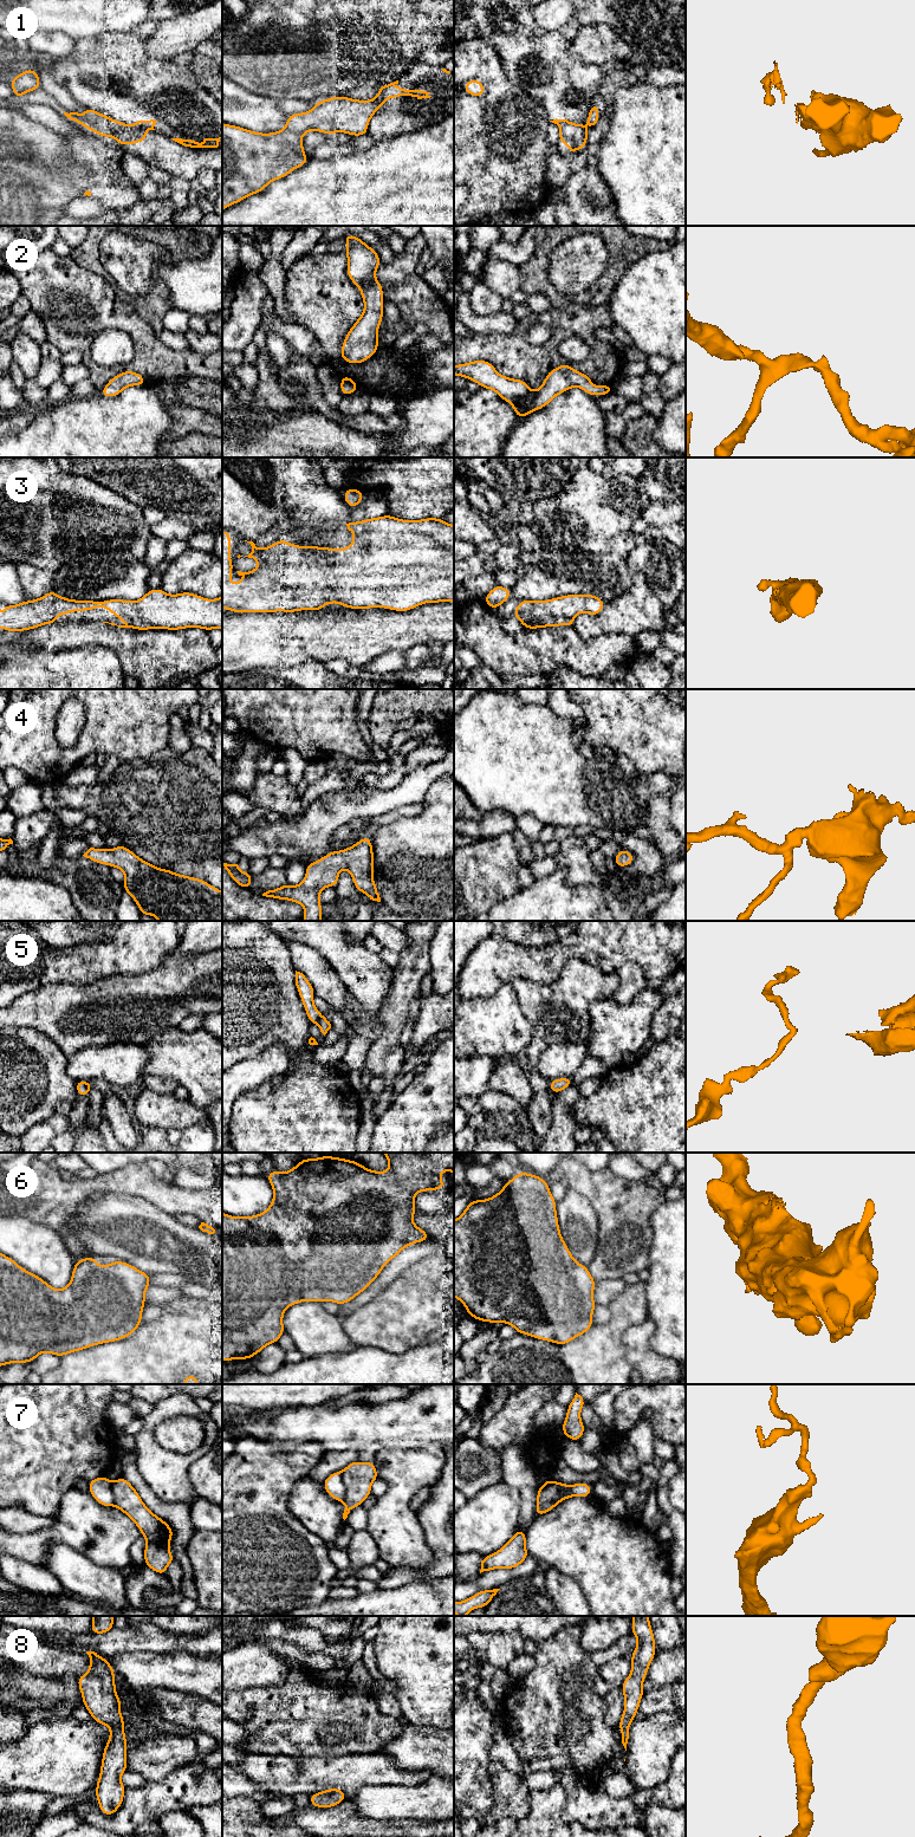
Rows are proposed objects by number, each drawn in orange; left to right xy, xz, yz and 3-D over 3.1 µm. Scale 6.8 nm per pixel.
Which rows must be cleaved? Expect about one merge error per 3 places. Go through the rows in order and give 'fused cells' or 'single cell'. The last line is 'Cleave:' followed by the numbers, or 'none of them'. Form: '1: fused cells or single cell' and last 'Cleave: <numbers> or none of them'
1: fused cells
2: single cell
3: single cell
4: single cell
5: fused cells
6: single cell
7: fused cells
8: single cell
Cleave: 1, 5, 7

